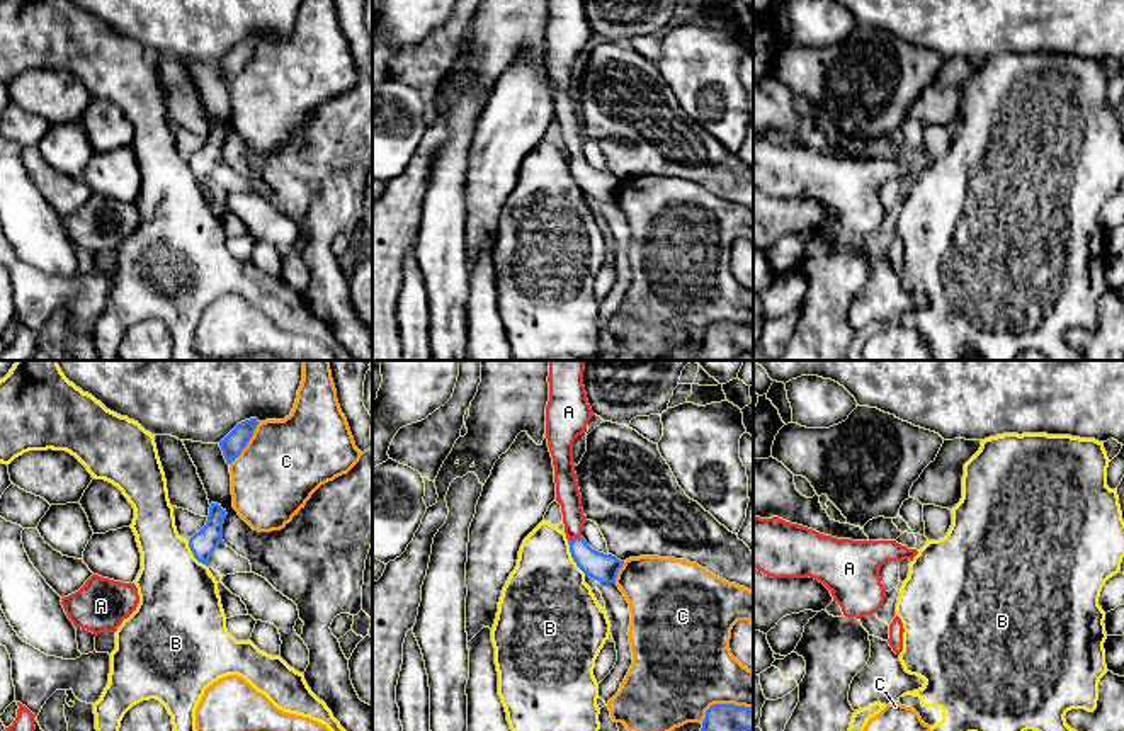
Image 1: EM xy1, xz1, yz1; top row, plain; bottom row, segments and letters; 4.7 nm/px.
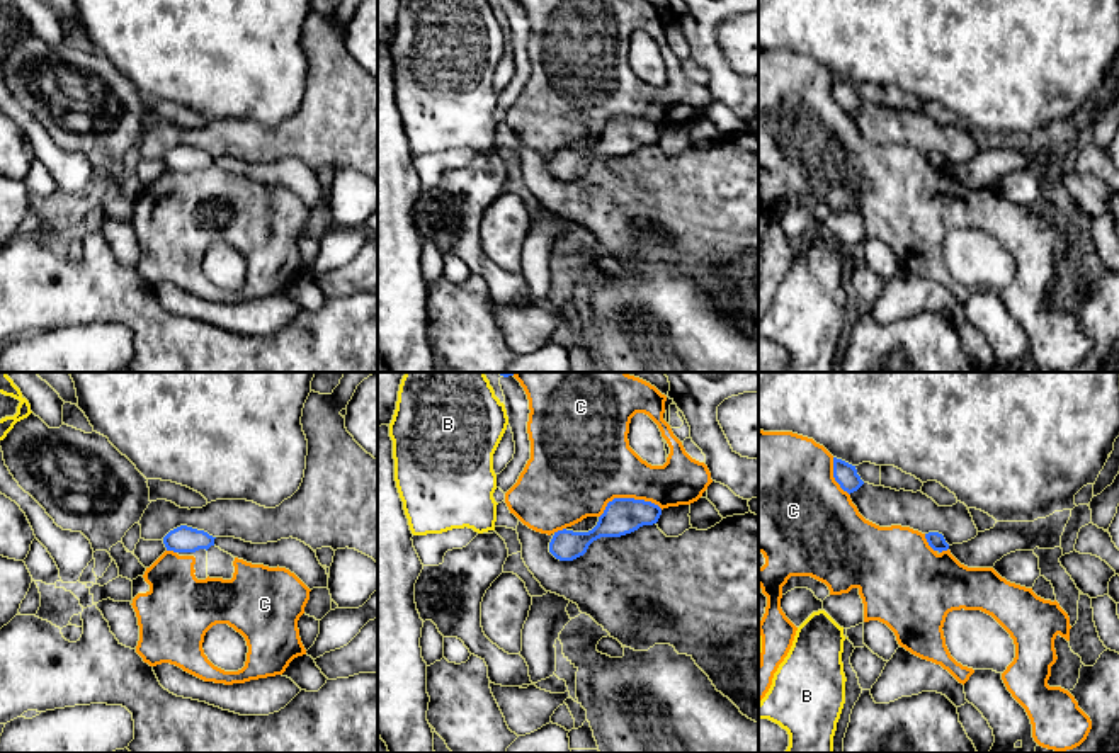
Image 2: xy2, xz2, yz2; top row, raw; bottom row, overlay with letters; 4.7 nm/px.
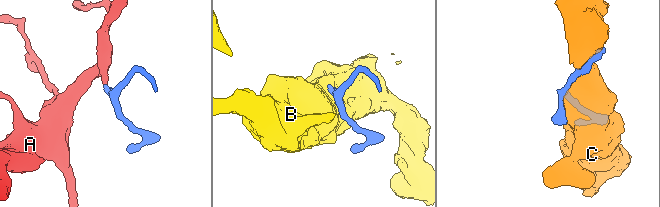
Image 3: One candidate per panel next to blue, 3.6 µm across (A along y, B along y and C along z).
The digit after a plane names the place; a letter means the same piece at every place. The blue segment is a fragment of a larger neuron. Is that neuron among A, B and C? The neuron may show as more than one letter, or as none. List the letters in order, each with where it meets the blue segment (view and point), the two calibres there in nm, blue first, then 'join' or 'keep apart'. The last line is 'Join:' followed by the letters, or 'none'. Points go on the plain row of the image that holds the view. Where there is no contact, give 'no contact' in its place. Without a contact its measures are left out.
A: xz1 (575, 157) | 140/110 nm | join
B: xz1 (572, 175) | 140/420 nm | keep apart
C: xz2 (628, 118) | 180/420 nm | keep apart
Join: A

